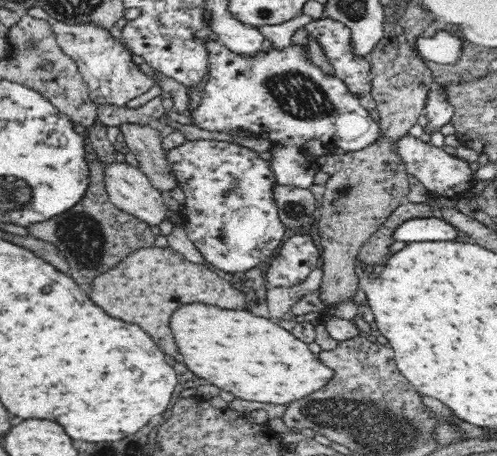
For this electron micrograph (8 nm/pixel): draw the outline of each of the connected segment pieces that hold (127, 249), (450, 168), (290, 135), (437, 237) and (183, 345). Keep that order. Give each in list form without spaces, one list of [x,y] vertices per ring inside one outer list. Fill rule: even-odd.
[[[92,161],[88,165],[89,185],[78,204],[51,219],[25,226],[31,237],[48,241],[60,250],[72,271],[71,278],[86,289],[92,286],[96,276],[104,274],[112,266],[118,266],[136,249],[155,246],[155,235],[150,229],[151,226],[116,208],[109,199],[104,182],[104,169],[107,164]]]
[[[406,134],[398,140],[394,140],[394,149],[402,157],[402,161],[406,165],[406,172],[416,176],[432,196],[457,198],[467,193],[476,182],[475,171],[468,167],[469,162],[450,155],[440,147],[425,143],[419,138]]]
[[[211,36],[208,39],[208,44],[206,44],[206,49],[208,51],[208,82],[204,86],[204,90],[201,92],[201,96],[198,99],[199,104],[196,108],[191,108],[191,119],[192,124],[196,125],[202,130],[209,130],[210,132],[226,132],[226,130],[238,130],[238,132],[250,132],[254,137],[263,138],[264,140],[269,140],[273,147],[269,150],[272,153],[273,158],[269,161],[270,170],[272,170],[277,184],[293,186],[293,187],[302,187],[309,189],[314,184],[314,164],[312,161],[307,161],[303,155],[305,154],[304,144],[308,140],[320,140],[327,147],[340,147],[346,151],[357,151],[362,150],[370,146],[375,140],[380,138],[380,127],[377,122],[370,117],[368,110],[366,110],[363,105],[360,104],[360,101],[356,96],[354,96],[350,91],[348,91],[348,85],[344,84],[344,81],[338,79],[336,75],[330,75],[324,73],[318,66],[314,65],[308,57],[303,48],[298,46],[298,44],[292,44],[290,48],[276,49],[274,47],[270,48],[267,52],[264,50],[259,50],[255,55],[246,56],[246,55],[236,55],[232,53],[230,49],[225,48],[222,44],[215,42]]]
[[[443,217],[410,218],[399,224],[393,232],[398,242],[454,241],[457,228]]]
[[[184,304],[176,308],[170,318],[170,328],[184,354],[184,364],[198,378],[210,380],[220,390],[232,392],[236,398],[268,402],[268,404],[290,404],[308,397],[312,392],[322,390],[332,378],[333,370],[324,366],[316,355],[308,349],[308,345],[296,340],[292,333],[273,324],[269,319],[260,318],[248,313],[247,310],[227,310],[209,304]]]

